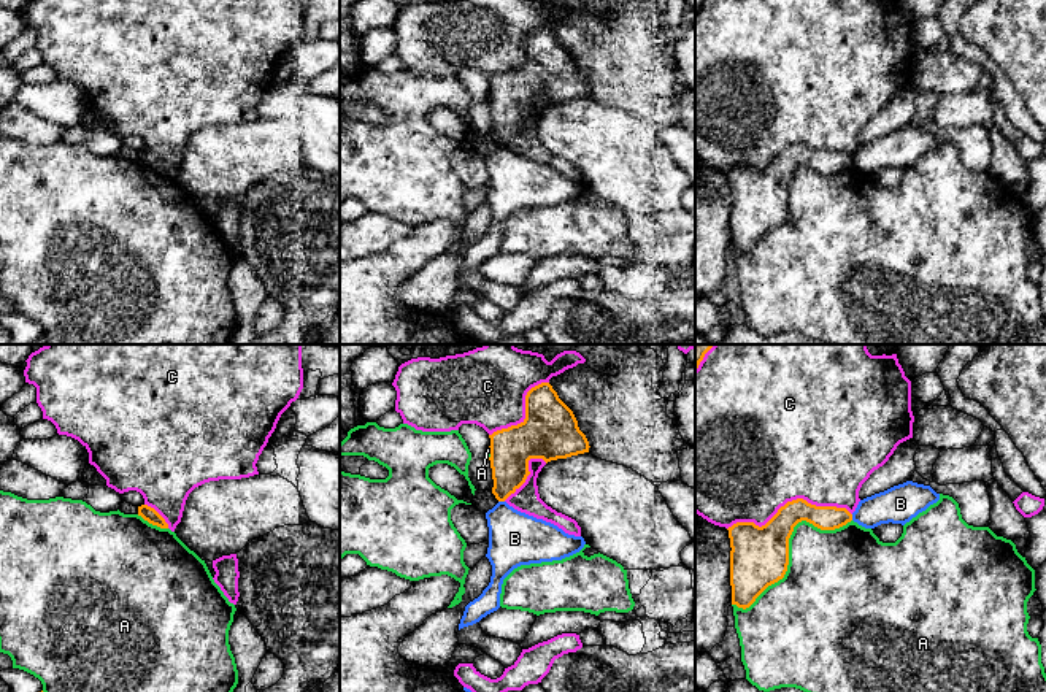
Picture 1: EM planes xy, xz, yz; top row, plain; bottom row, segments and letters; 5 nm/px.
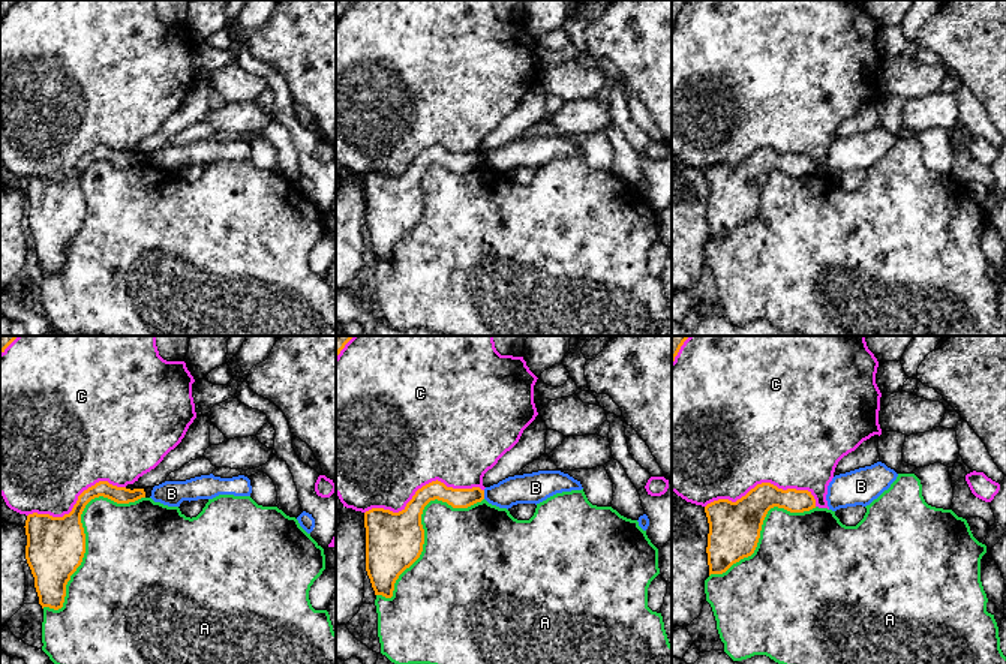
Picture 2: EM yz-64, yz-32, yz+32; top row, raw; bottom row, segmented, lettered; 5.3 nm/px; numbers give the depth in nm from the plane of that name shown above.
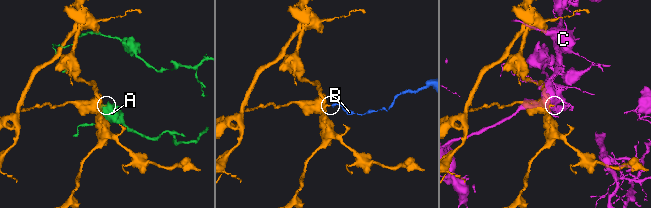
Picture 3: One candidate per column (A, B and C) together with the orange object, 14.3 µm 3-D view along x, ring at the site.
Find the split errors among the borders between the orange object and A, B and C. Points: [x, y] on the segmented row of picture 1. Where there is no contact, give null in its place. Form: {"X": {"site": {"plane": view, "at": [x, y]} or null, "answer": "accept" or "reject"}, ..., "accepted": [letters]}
{"A": {"site": {"plane": "yz", "at": [788, 549]}, "answer": "reject"}, "B": {"site": {"plane": "xz", "at": [502, 500]}, "answer": "reject"}, "C": {"site": {"plane": "yz", "at": [789, 502]}, "answer": "reject"}, "accepted": []}

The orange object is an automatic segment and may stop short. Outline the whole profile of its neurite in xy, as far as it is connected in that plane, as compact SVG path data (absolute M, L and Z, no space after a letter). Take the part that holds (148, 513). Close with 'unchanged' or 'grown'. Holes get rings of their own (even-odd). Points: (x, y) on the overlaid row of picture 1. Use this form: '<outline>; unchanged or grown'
M148 505L138 506L138 516L141 516L144 521L148 521L152 525L157 525L160 529L168 529L165 519L154 508Z; unchanged

